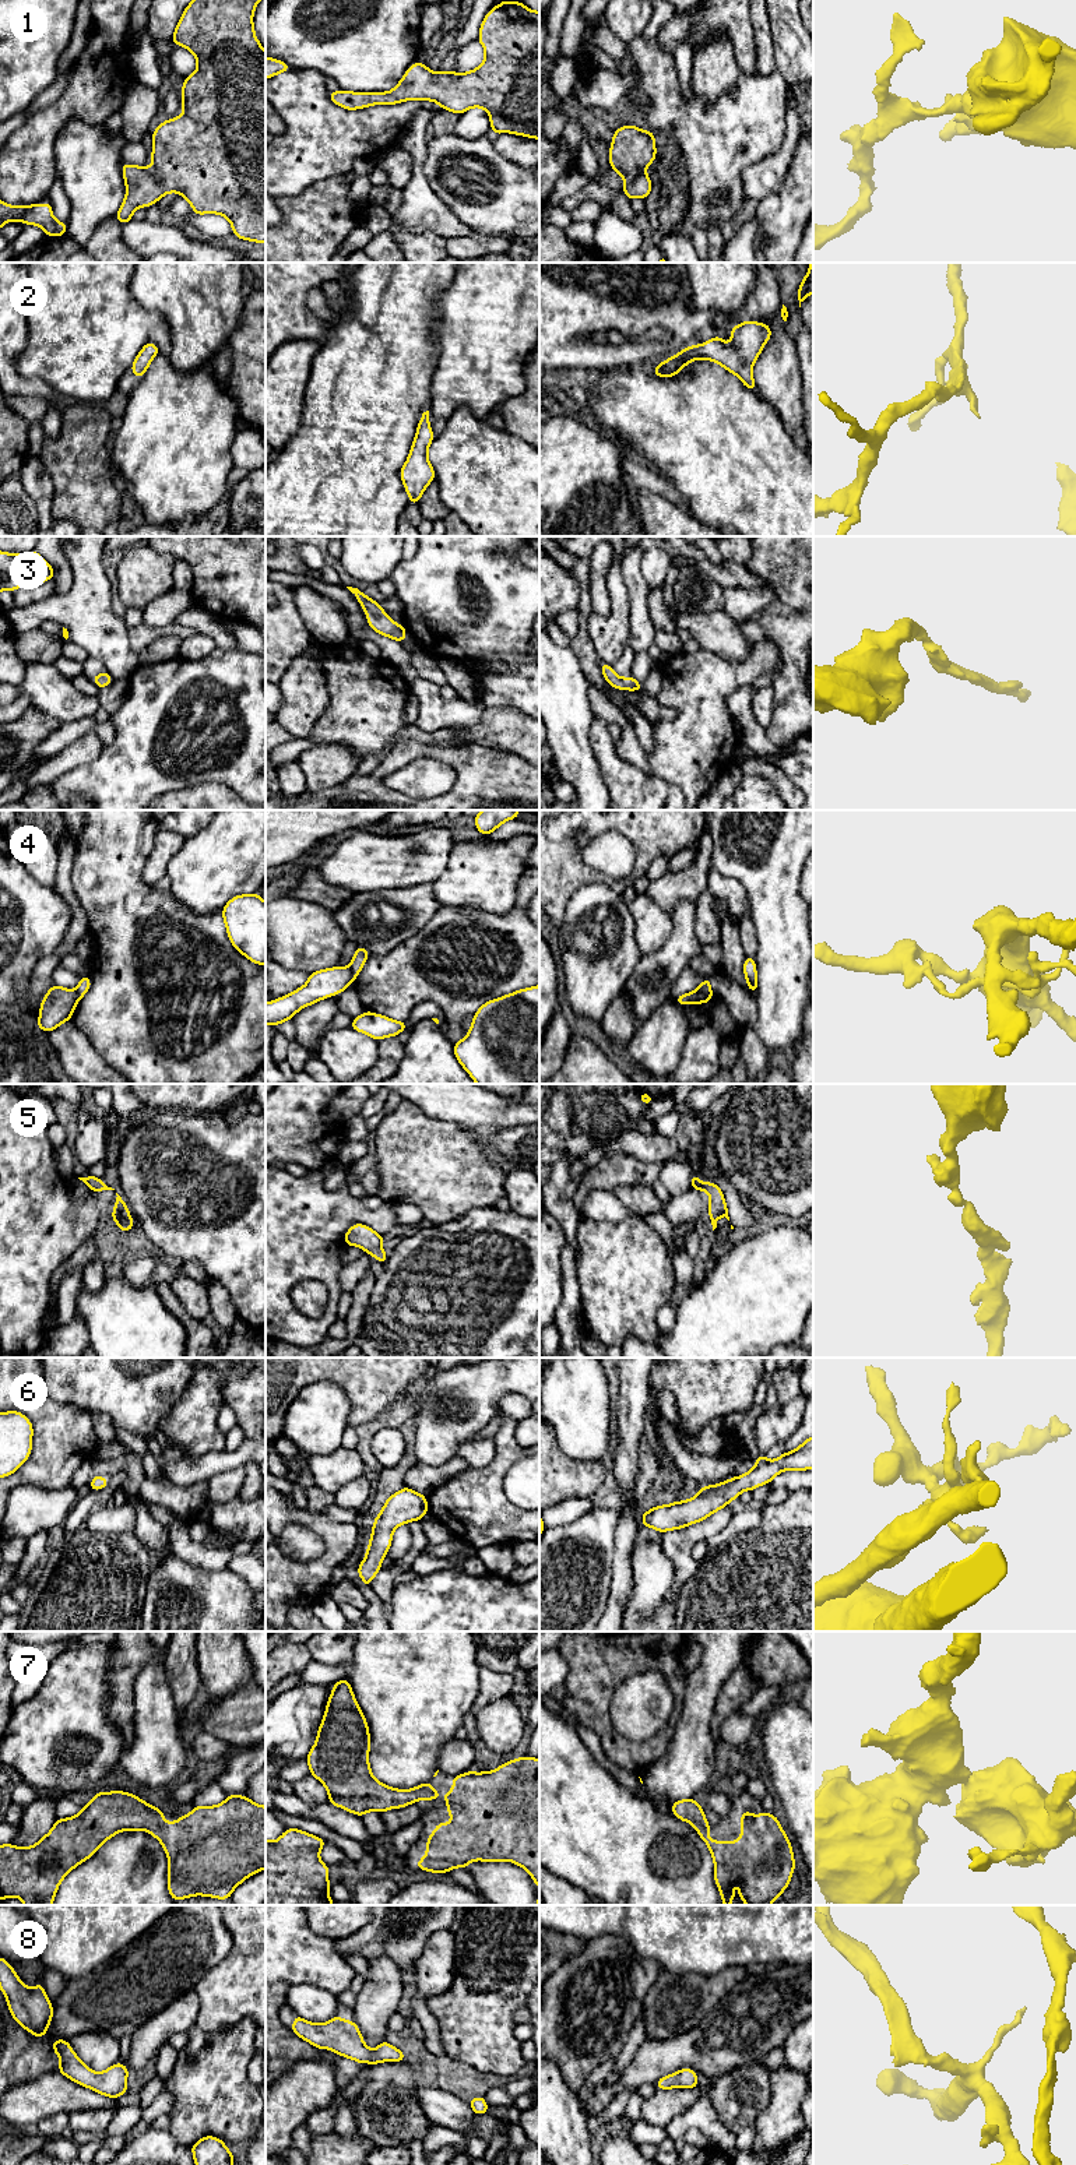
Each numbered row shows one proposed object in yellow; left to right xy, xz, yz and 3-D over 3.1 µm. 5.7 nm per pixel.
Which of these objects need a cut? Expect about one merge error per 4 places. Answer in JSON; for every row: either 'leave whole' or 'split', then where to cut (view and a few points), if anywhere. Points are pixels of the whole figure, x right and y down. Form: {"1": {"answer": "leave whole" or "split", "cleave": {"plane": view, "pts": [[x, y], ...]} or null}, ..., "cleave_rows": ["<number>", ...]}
{"1": {"answer": "leave whole", "cleave": null}, "2": {"answer": "leave whole", "cleave": null}, "3": {"answer": "leave whole", "cleave": null}, "4": {"answer": "split", "cleave": {"plane": "yz", "pts": [[709, 989], [703, 991], [696, 1002]]}}, "5": {"answer": "leave whole", "cleave": null}, "6": {"answer": "leave whole", "cleave": null}, "7": {"answer": "leave whole", "cleave": null}, "8": {"answer": "leave whole", "cleave": null}, "cleave_rows": ["4"]}

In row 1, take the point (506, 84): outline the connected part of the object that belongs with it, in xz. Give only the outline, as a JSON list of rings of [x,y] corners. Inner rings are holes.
[[[503,0],[485,15],[478,42],[485,49],[481,66],[468,73],[430,71],[415,61],[401,81],[388,92],[328,92],[335,105],[363,109],[372,105],[397,105],[411,99],[433,101],[442,109],[461,115],[470,108],[482,108],[490,119],[493,134],[511,133],[539,140],[539,11],[527,8],[521,1]]]

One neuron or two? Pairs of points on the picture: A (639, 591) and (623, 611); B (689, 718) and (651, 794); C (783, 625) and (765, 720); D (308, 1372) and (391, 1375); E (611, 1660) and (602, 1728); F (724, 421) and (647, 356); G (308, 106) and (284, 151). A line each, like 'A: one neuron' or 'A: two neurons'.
A: two neurons
B: two neurons
C: two neurons
D: one neuron
E: one neuron
F: two neurons
G: one neuron

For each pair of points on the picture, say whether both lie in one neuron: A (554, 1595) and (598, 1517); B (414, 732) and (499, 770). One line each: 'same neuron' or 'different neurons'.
A: same neuron
B: different neurons

